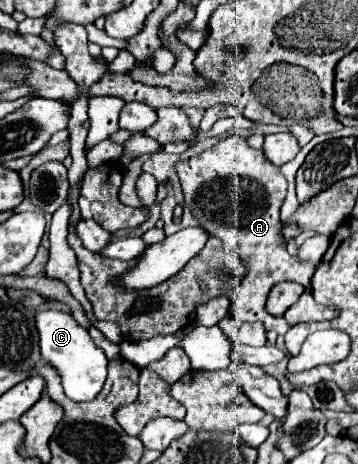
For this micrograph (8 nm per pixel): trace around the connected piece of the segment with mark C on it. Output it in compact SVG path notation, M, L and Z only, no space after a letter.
M44 310L36 314L36 326L40 334L42 362L58 370L66 396L74 402L88 402L96 398L96 394L102 390L106 380L108 360L104 352L98 346L94 346L88 330L82 328L70 314L56 310Z

